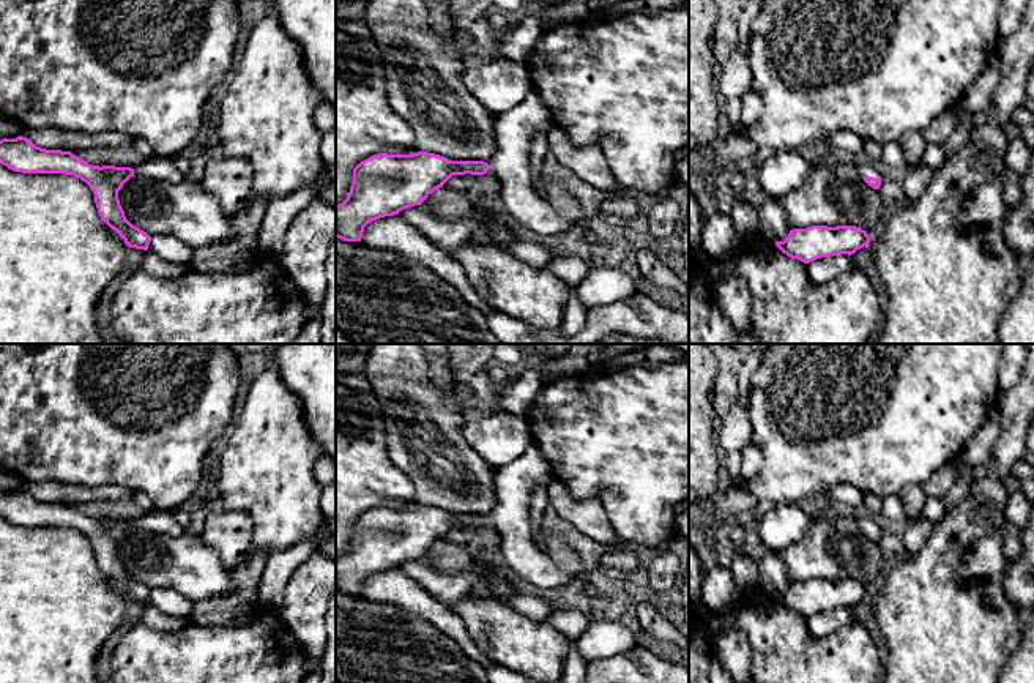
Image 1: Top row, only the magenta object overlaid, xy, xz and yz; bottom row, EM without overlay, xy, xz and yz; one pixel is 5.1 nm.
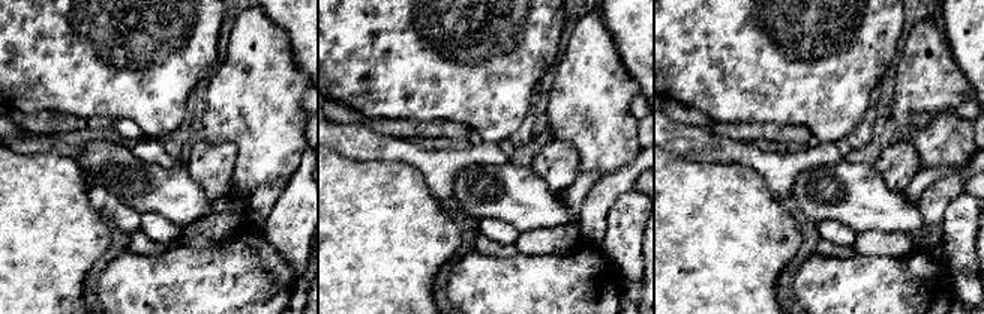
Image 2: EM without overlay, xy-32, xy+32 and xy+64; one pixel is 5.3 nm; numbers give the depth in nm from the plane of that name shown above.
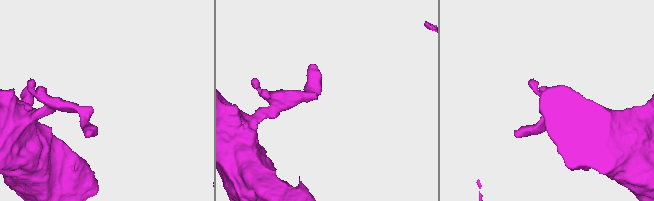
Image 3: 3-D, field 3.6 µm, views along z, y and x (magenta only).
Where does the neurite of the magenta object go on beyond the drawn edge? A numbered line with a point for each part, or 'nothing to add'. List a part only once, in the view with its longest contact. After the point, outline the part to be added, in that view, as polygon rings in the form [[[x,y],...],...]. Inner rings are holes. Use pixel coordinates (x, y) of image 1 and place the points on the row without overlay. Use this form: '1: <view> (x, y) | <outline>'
1: yz (862, 524) | [[[857,519],[857,525],[859,525],[861,530],[868,528],[868,530],[878,532],[878,528],[880,528],[876,525],[876,522],[872,521],[872,519]]]

